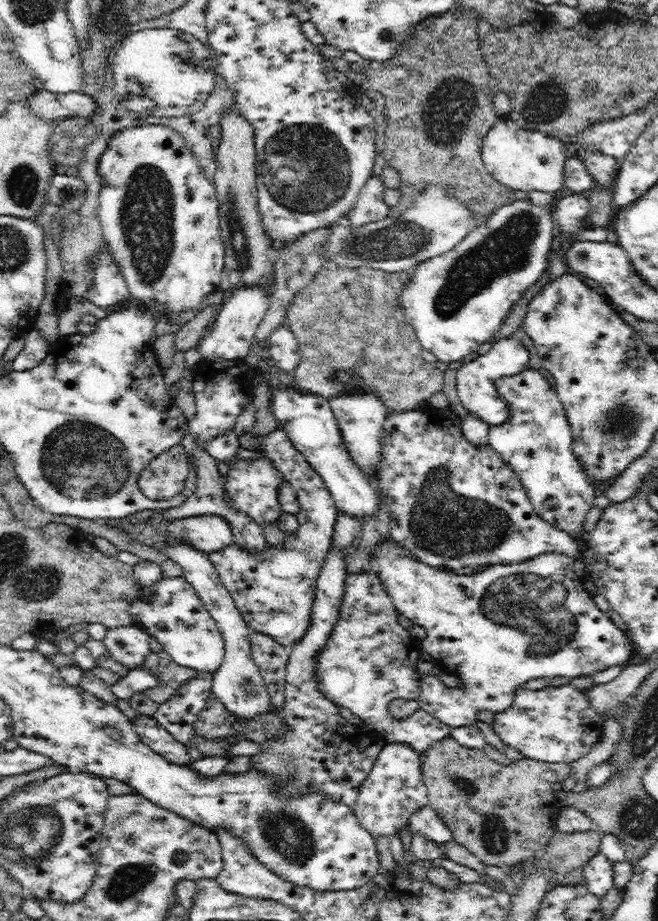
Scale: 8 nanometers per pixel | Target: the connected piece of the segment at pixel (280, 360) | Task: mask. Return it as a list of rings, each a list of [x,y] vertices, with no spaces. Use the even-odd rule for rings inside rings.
[[[280,326],[270,337],[269,357],[282,372],[295,372],[300,362],[300,350],[294,334]]]

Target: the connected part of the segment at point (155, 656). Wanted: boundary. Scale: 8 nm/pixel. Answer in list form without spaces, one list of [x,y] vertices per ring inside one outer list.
[[[164,649],[158,652],[151,651],[147,658],[144,658],[144,662],[140,664],[140,668],[152,671],[158,677],[157,686],[148,688],[143,693],[159,705],[170,700],[183,684],[198,674],[194,668],[180,666],[174,662]]]

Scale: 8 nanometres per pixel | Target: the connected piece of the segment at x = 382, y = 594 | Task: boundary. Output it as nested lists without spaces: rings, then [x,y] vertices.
[[[370,570],[348,572],[345,581],[340,616],[324,648],[317,652],[315,677],[319,689],[334,704],[345,706],[361,718],[366,728],[386,743],[408,744],[421,755],[434,743],[450,737],[452,727],[422,709],[405,719],[394,719],[388,713],[388,704],[392,700],[405,698],[418,701],[420,696],[413,637],[398,623],[399,612],[377,573]]]

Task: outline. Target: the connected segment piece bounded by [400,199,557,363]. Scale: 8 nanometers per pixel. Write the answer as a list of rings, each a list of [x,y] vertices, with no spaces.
[[[514,199],[498,207],[486,222],[469,232],[452,250],[416,266],[404,284],[400,298],[422,349],[430,351],[437,360],[451,363],[477,352],[480,345],[490,342],[528,286],[536,284],[548,270],[548,254],[554,244],[552,238],[557,227],[552,214],[555,202],[553,199],[551,207],[542,207],[530,199]]]

